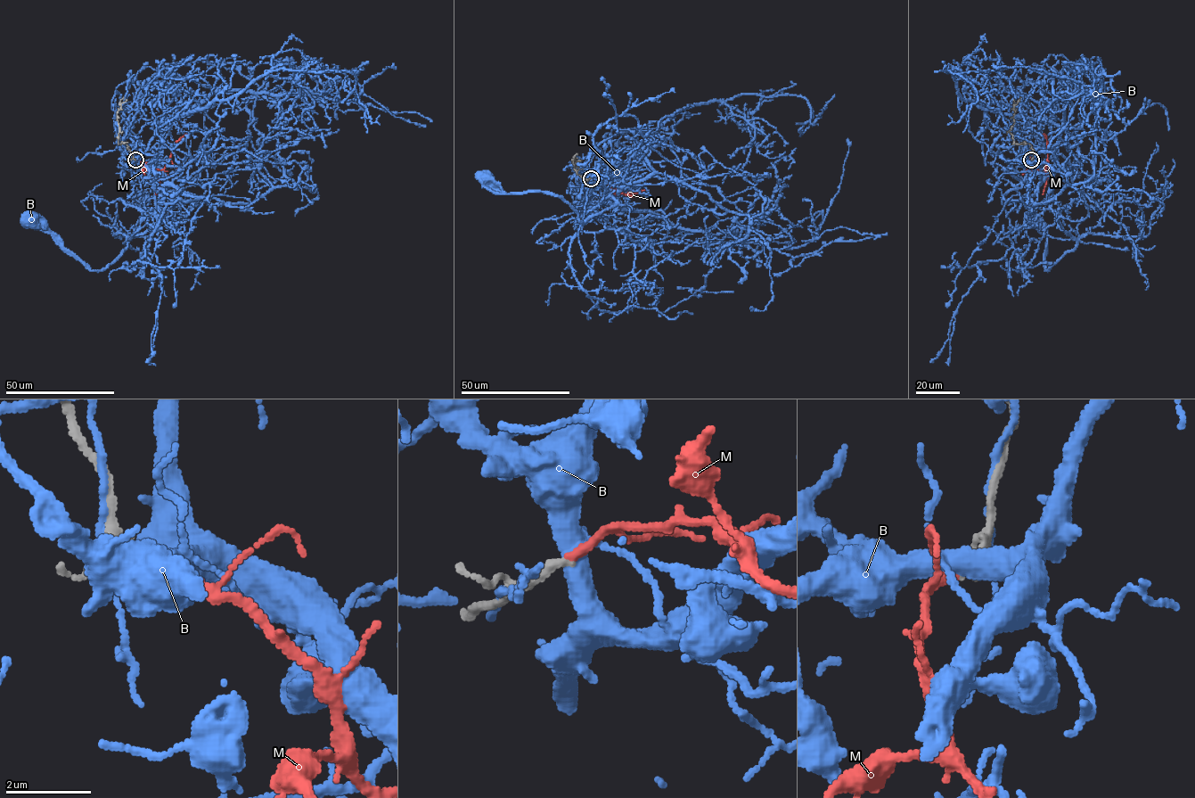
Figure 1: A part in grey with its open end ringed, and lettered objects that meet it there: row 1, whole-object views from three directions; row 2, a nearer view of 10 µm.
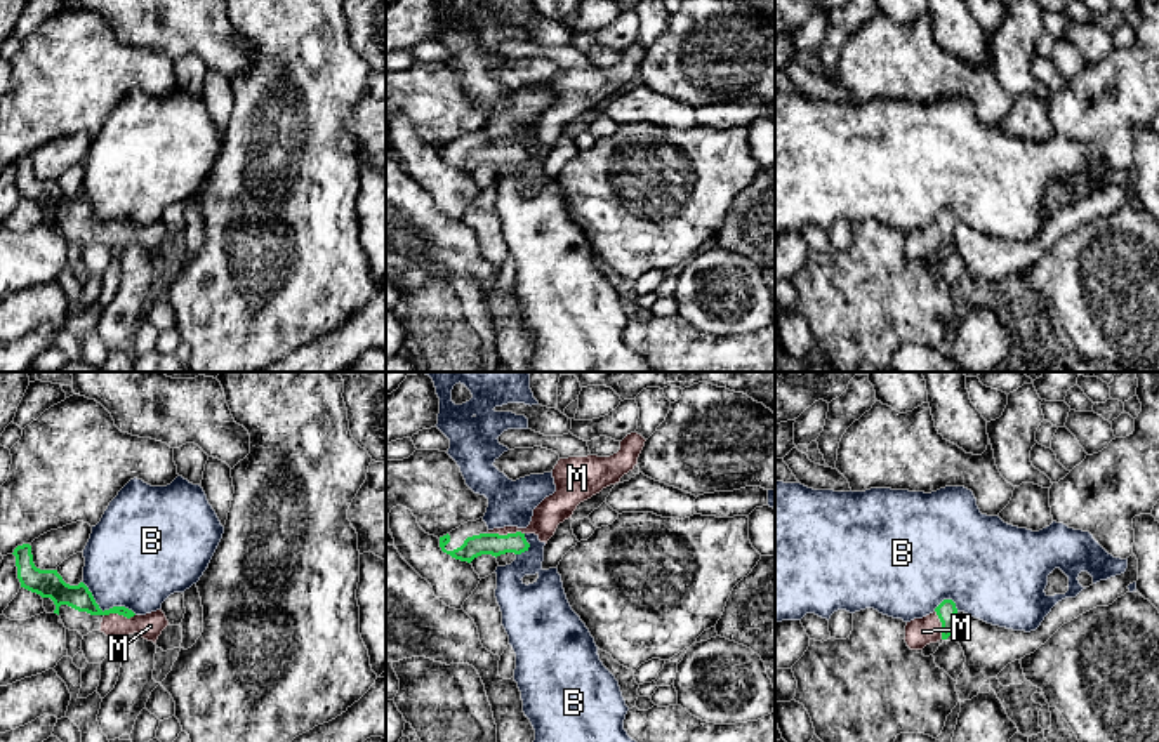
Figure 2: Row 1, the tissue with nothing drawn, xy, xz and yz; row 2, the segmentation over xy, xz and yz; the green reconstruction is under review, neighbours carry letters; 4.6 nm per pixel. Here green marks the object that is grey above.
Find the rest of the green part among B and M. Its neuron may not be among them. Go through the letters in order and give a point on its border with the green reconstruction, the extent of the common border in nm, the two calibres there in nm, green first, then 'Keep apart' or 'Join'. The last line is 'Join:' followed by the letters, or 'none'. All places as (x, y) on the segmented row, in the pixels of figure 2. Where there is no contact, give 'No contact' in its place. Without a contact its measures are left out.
B: Touches green at xy (105, 610). Shared border 300 nm. Thickness 110 nm (green) against 400 nm. Keep apart
M: Touches green at xz (508, 534). Shared border 170 nm. Thickness 100 nm (green) against 140 nm. Join
Join: M

